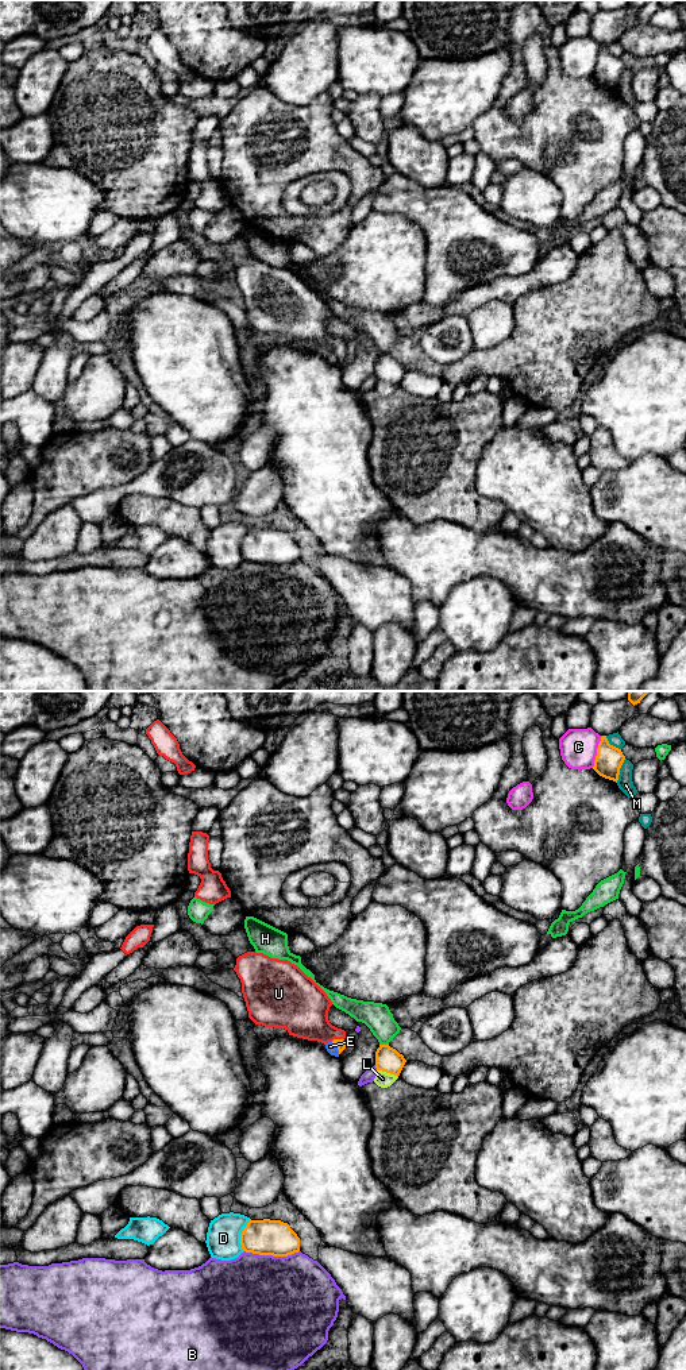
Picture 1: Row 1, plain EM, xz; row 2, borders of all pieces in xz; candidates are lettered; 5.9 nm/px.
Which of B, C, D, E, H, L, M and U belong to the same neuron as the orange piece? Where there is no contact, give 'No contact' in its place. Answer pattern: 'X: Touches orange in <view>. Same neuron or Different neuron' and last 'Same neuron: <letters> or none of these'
B: Touches orange in xz. Different neuron
C: Touches orange in xz. Different neuron
D: Touches orange in xz. Different neuron
E: Touches orange in xz. Different neuron
H: Touches orange in xz. Different neuron
L: Touches orange in xz. Different neuron
M: Touches orange in xz. Different neuron
U: Touches orange in xz. Same neuron
Same neuron: U

